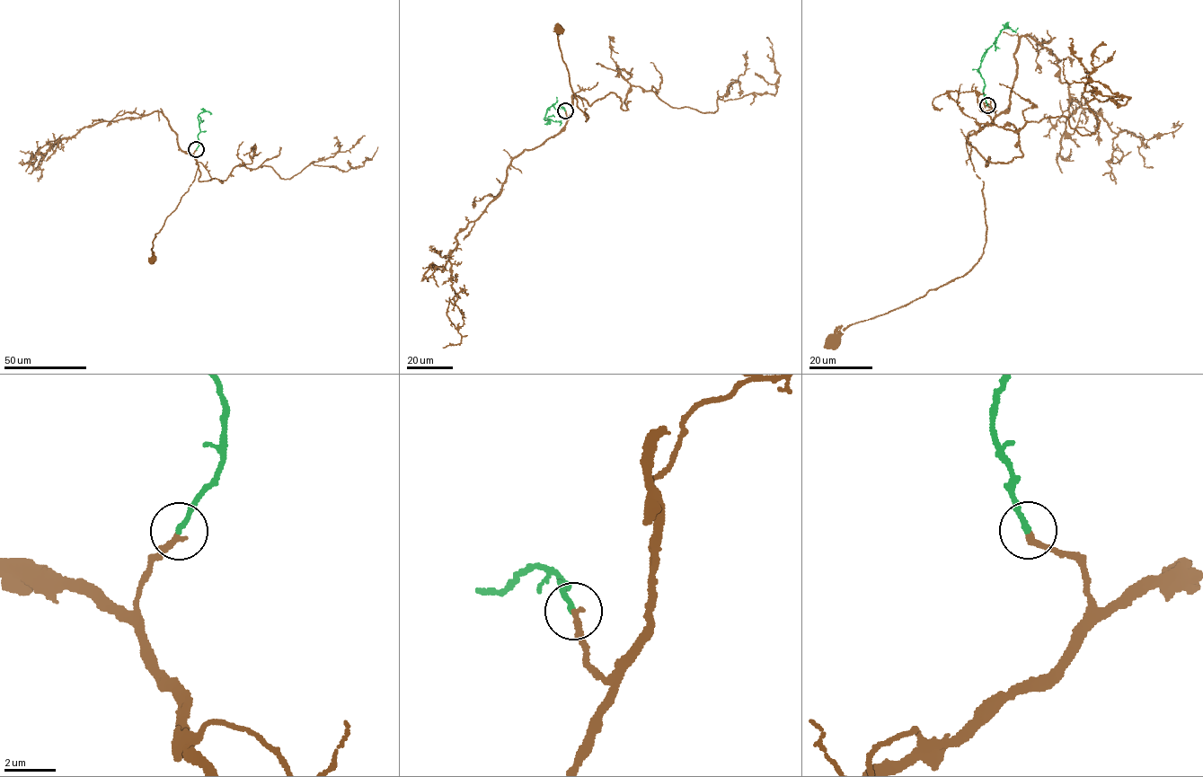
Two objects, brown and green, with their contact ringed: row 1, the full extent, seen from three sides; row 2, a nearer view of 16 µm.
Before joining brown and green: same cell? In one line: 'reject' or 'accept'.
accept

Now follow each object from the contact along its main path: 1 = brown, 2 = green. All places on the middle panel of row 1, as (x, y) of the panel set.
1: (565, 110), (569, 117), (575, 93), (588, 116), (586, 121), (578, 108), (557, 29)
2: (565, 110), (562, 107), (555, 109), (552, 104), (547, 109), (544, 119), (558, 121), (559, 125)

